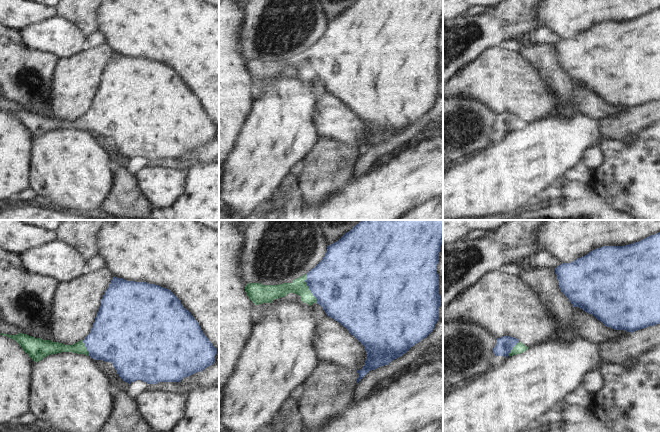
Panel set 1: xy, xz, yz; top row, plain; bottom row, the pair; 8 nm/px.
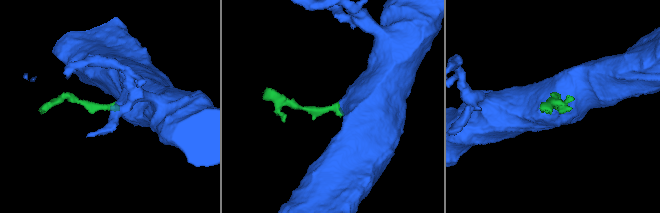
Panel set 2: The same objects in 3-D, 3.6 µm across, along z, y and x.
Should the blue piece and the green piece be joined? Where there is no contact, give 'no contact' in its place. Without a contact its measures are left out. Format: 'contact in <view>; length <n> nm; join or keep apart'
contact in xz; length 240 nm; join

